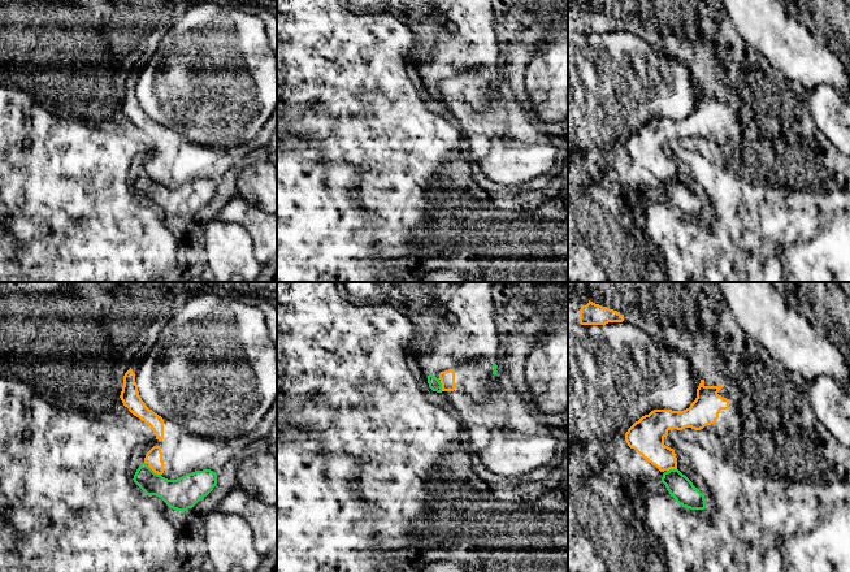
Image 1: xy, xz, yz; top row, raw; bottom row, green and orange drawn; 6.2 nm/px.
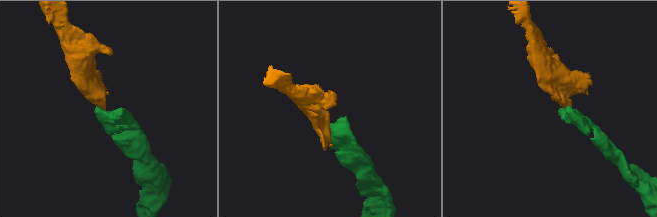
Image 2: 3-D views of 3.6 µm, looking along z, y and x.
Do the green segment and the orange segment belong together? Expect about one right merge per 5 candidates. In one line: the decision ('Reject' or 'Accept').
Reject

